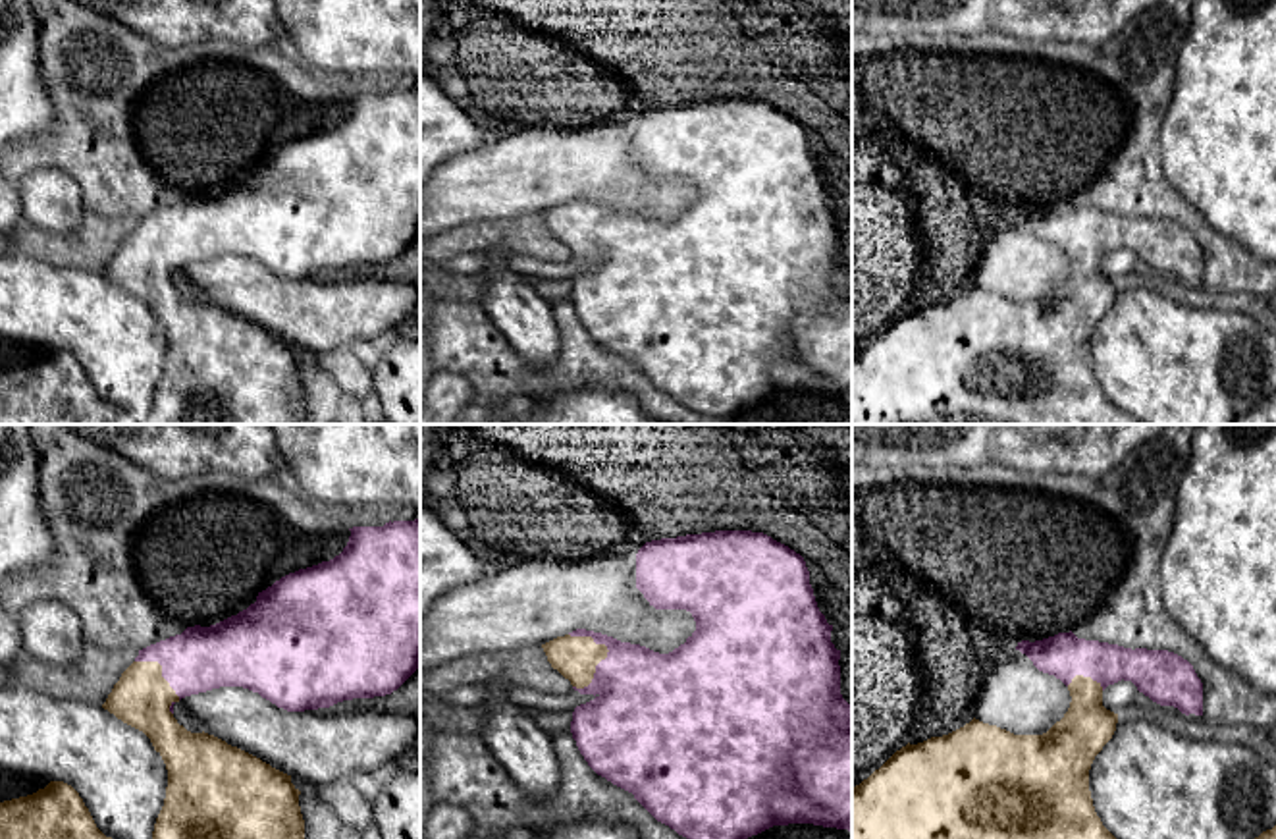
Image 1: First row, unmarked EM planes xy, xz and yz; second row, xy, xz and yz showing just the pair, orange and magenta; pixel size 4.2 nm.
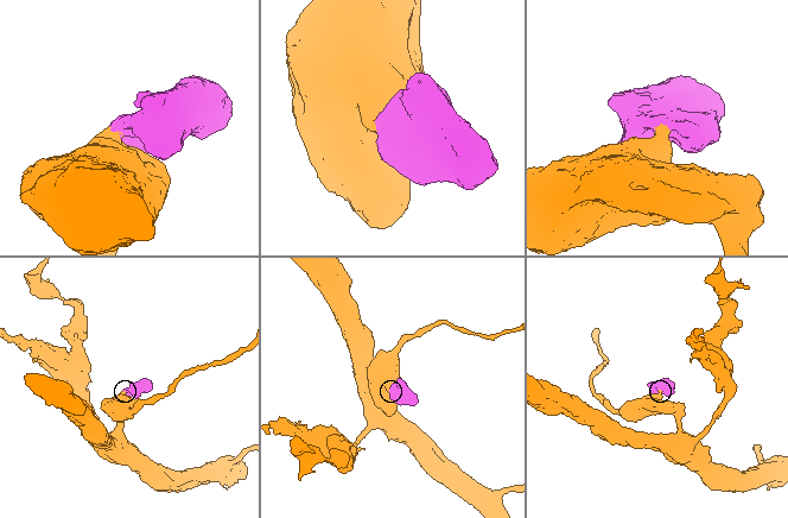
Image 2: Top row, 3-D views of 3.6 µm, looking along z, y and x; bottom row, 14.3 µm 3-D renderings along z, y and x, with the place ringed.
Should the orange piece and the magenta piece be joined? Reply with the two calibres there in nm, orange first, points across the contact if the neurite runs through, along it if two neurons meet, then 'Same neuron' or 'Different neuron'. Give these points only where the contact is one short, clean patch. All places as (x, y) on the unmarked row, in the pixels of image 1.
Thickness 180 nm (orange) against 380 nm. Path across: xz (575, 226), (598, 230), (611, 236), (644, 269). Same neuron

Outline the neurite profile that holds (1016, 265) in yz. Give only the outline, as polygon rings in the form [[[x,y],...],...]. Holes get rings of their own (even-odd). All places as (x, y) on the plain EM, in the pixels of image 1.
[[[1002,224],[991,231],[975,274],[975,287],[1014,303],[1043,303],[1064,285],[1072,264],[1054,243],[1039,239],[1027,226],[1014,230]]]

